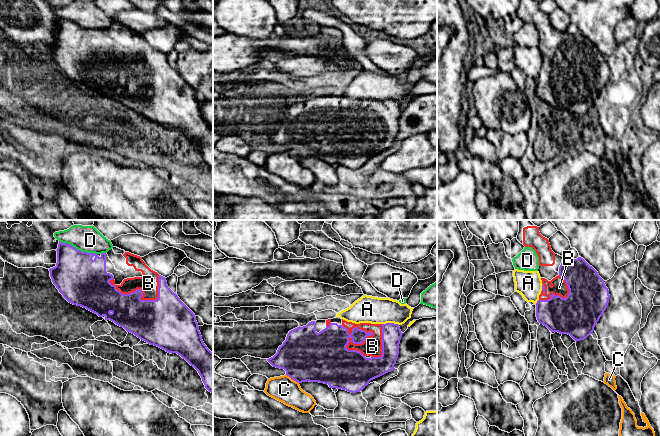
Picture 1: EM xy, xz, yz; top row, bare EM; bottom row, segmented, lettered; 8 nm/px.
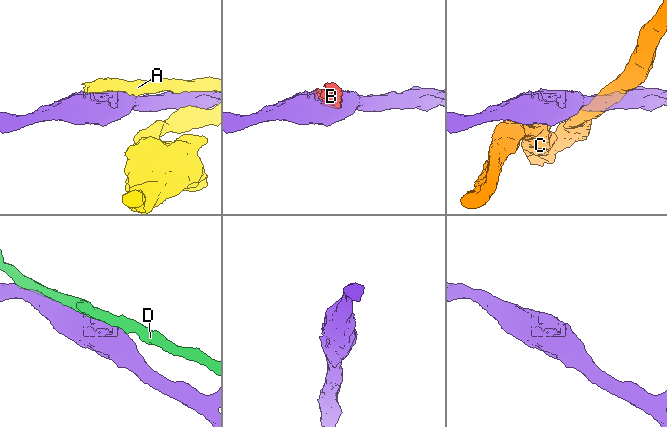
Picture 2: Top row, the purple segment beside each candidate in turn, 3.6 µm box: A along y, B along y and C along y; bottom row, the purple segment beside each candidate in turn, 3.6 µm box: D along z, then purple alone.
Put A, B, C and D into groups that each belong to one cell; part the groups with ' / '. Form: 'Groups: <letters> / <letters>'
Groups: A / B / C / D

